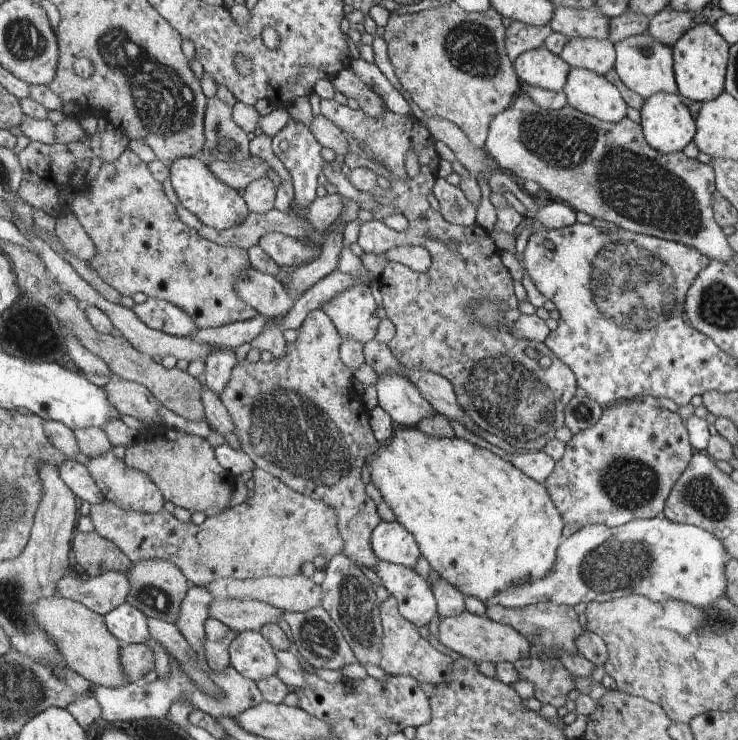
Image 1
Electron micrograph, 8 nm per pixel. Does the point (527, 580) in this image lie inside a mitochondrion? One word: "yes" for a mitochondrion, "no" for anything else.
no

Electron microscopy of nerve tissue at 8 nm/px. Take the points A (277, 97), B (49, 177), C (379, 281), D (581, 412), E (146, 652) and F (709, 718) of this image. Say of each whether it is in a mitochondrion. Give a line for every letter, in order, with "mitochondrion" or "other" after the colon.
A: other
B: other
C: other
D: mitochondrion
E: other
F: other

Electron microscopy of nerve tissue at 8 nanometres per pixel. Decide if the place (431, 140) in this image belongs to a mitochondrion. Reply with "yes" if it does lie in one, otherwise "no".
no

